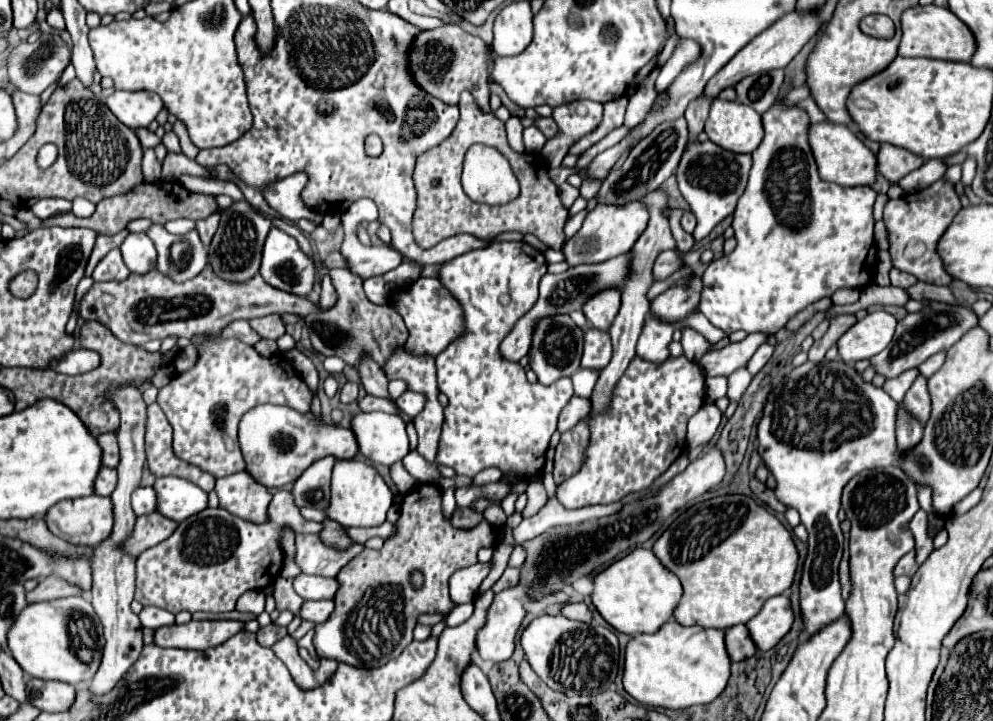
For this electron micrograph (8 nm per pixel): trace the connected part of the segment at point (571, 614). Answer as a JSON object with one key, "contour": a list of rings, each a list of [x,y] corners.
{"contour":[[[567,602],[567,604],[561,608],[561,614],[563,614],[565,618],[571,618],[571,620],[591,622],[591,612],[589,612],[589,608],[587,608],[583,602]]]}

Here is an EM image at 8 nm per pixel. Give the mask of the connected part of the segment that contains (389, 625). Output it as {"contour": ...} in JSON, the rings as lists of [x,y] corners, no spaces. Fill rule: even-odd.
{"contour":[[[417,484],[401,504],[399,510],[399,520],[395,522],[395,534],[385,540],[381,550],[369,550],[365,548],[343,572],[339,572],[339,592],[335,594],[335,610],[333,614],[323,622],[315,626],[315,650],[323,658],[333,658],[337,662],[345,662],[351,666],[361,666],[361,668],[377,668],[399,656],[405,646],[411,644],[413,640],[413,628],[417,622],[419,614],[433,614],[441,612],[447,614],[453,610],[453,602],[449,598],[449,576],[457,568],[465,568],[477,562],[477,552],[479,548],[495,546],[499,538],[499,532],[487,522],[481,520],[475,528],[471,530],[459,530],[443,516],[441,508],[441,488],[437,484]],[[419,570],[423,574],[423,584],[419,590],[413,588],[411,584],[411,574]]]}

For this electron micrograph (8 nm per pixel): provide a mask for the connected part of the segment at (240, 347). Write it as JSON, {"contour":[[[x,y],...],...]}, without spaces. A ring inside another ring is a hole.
{"contour":[[[207,338],[201,344],[195,344],[195,348],[195,366],[175,374],[157,396],[157,404],[173,426],[173,450],[181,460],[203,472],[211,472],[215,478],[243,472],[245,460],[237,444],[239,418],[265,402],[309,412],[313,394],[293,370],[291,360],[279,352],[265,358],[253,346],[237,338]]]}

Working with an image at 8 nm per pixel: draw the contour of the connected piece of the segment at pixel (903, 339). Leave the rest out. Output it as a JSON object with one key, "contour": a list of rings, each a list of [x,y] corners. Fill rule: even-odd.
{"contour":[[[929,302],[925,308],[921,308],[919,312],[907,314],[905,318],[901,318],[897,322],[895,328],[895,336],[891,340],[891,344],[879,352],[877,356],[871,358],[871,364],[875,366],[875,370],[879,374],[885,374],[885,378],[893,378],[899,376],[901,372],[919,366],[921,362],[925,362],[929,356],[937,354],[937,352],[945,352],[949,350],[967,330],[971,330],[973,326],[977,326],[977,316],[971,308],[963,306],[963,304],[945,304],[945,302]],[[939,322],[951,322],[951,326],[941,328]]]}

